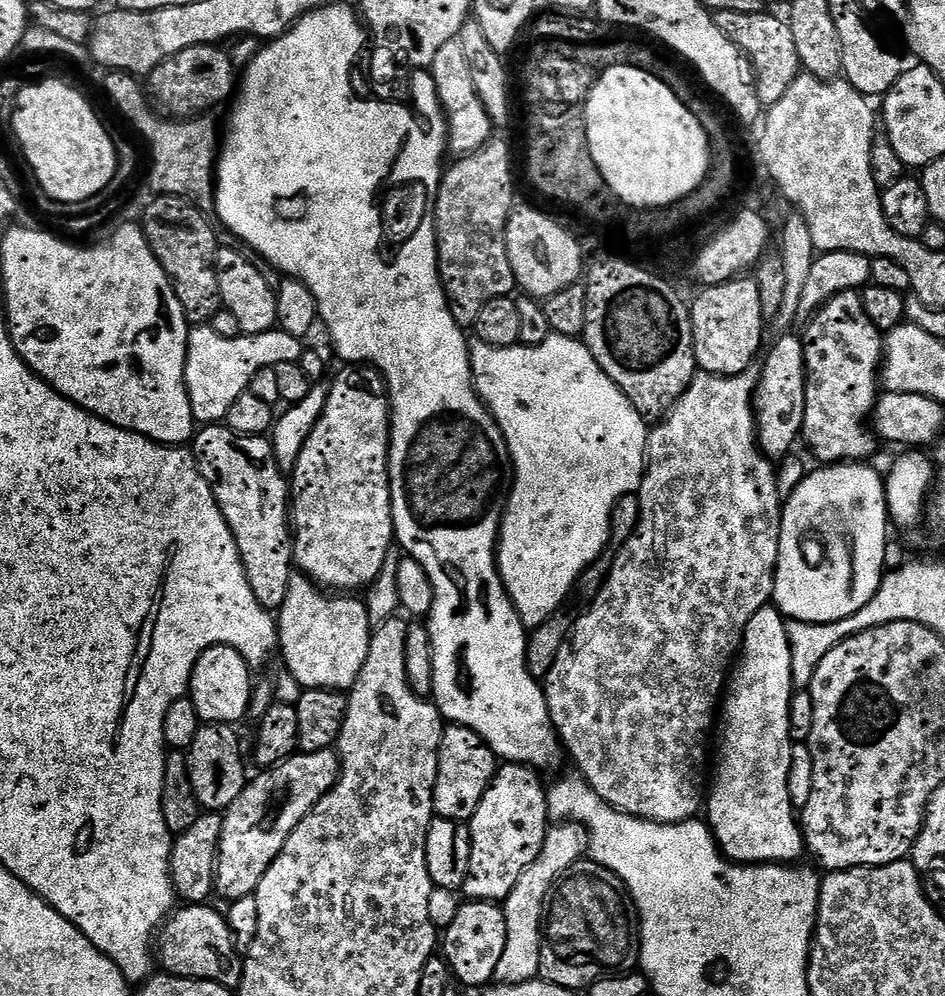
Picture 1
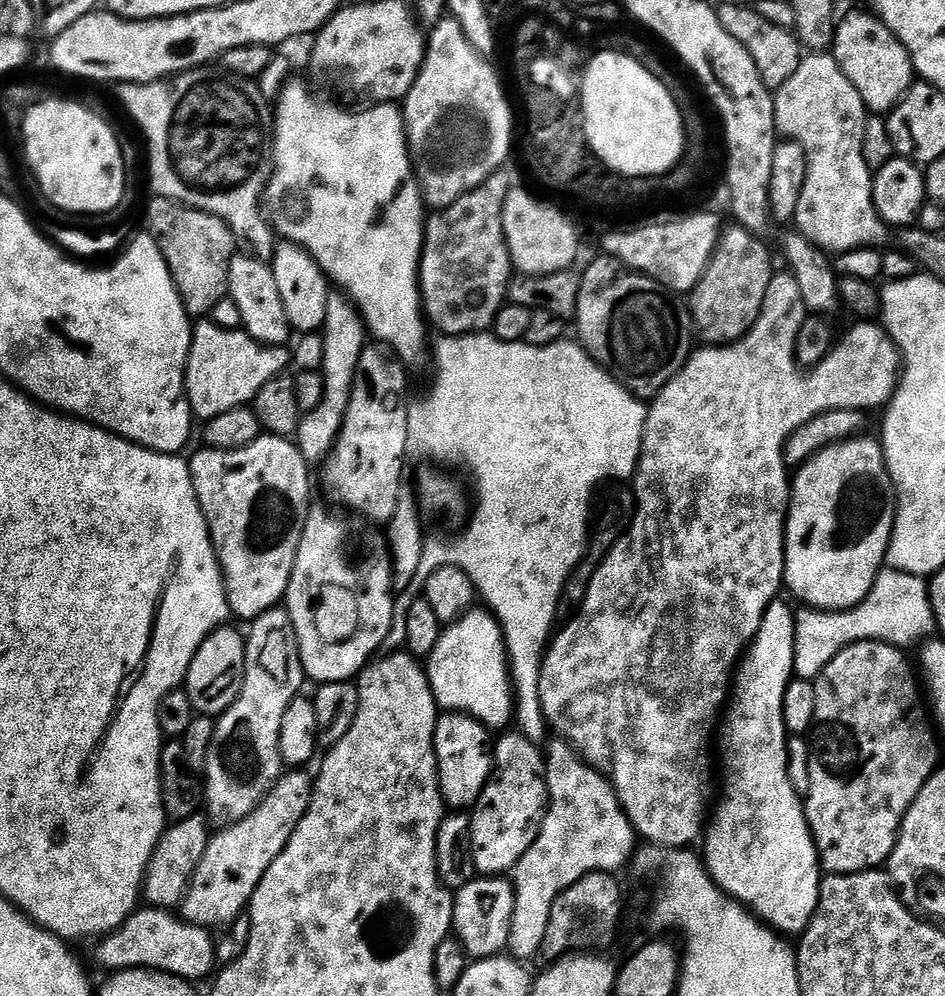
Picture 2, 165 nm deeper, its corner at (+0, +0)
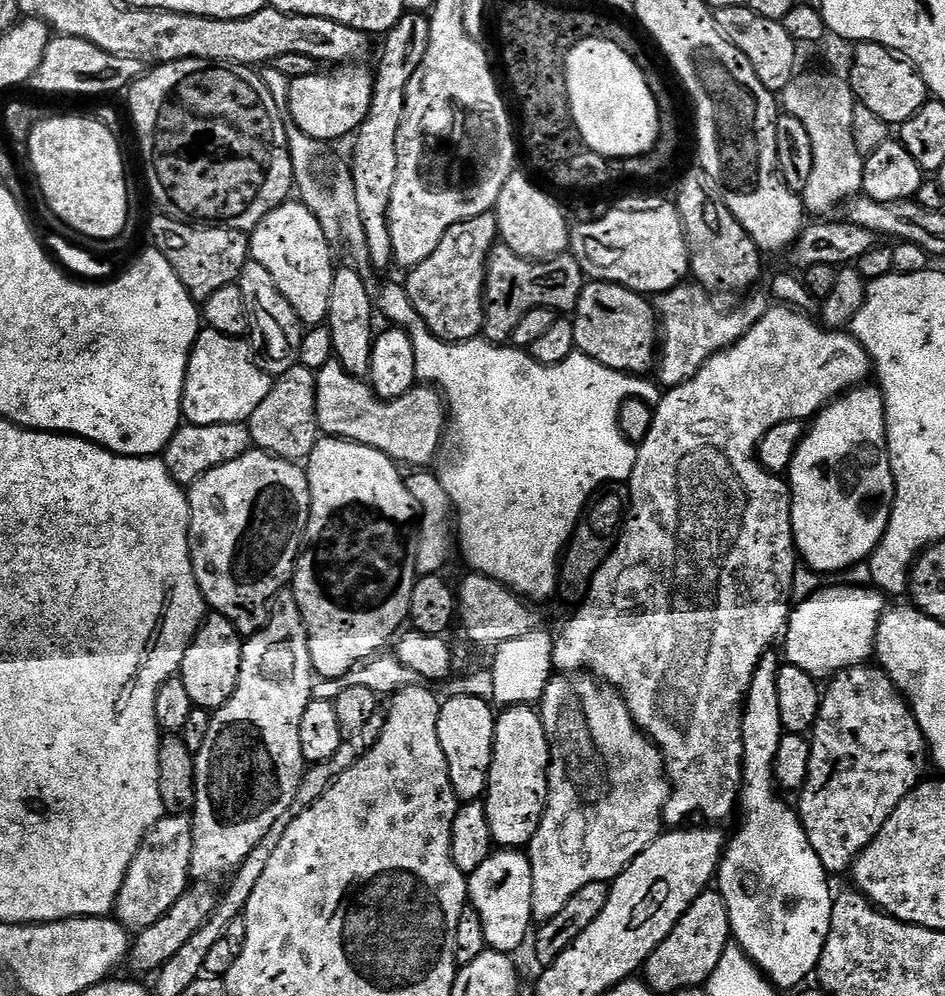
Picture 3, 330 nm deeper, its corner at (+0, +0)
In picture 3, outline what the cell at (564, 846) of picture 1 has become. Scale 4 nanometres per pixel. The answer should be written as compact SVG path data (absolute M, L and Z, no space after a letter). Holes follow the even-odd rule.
M591 674L553 675L544 691L544 699L538 705L538 711L544 723L550 754L553 758L548 767L548 804L544 807L544 817L534 834L532 843L526 848L526 855L534 874L532 918L537 925L541 925L550 918L554 918L554 914L559 914L562 906L566 906L566 902L570 902L570 898L574 898L574 894L578 894L578 890L582 890L582 886L590 886L594 882L615 880L637 854L649 848L656 841L657 836L661 835L662 832L664 807L668 802L670 785L664 771L664 757L660 755L660 749L641 732L619 692L605 686L595 676Z

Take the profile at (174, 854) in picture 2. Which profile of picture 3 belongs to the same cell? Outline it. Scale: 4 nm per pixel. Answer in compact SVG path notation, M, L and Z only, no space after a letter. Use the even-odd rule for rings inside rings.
M165 814L140 843L134 862L122 882L122 890L116 899L115 919L129 930L154 926L178 898L190 886L192 880L192 855L194 854L194 826L192 816L170 816Z

